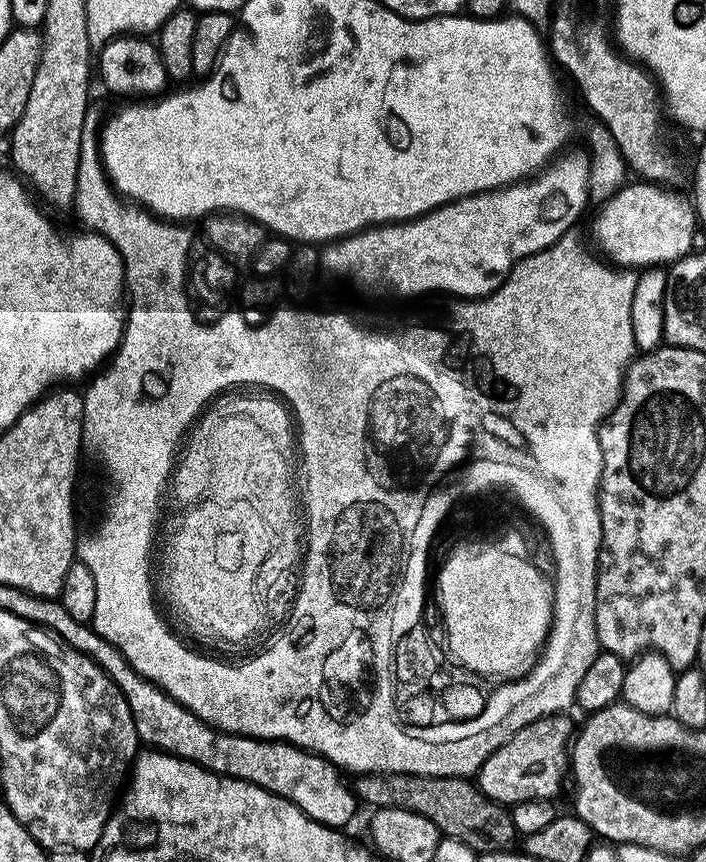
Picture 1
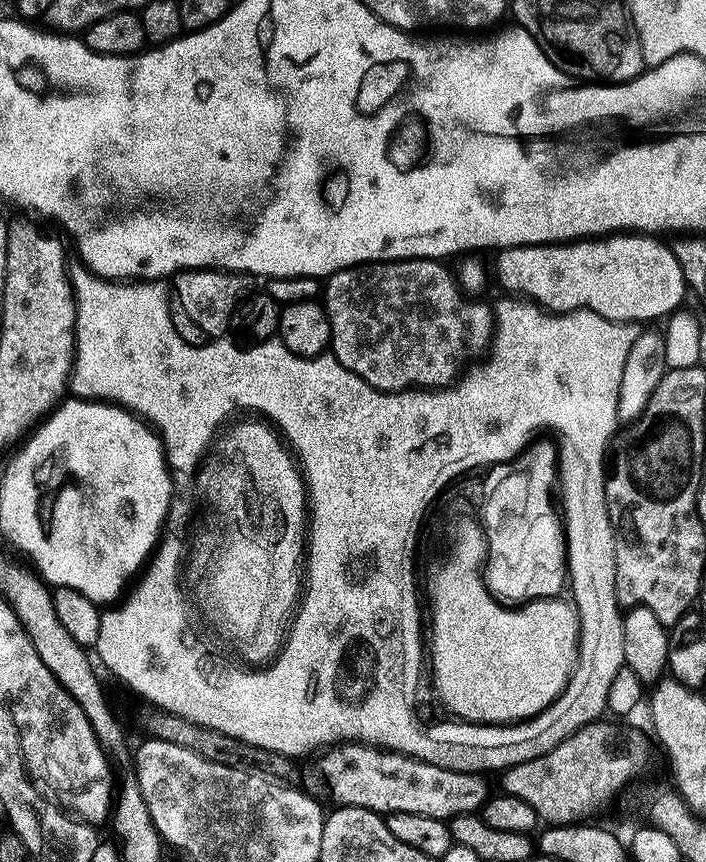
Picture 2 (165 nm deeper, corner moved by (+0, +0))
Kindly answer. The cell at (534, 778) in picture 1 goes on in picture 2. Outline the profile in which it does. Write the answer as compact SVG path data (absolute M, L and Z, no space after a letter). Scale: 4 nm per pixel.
M337 744L327 749L320 758L320 776L332 795L333 805L341 808L370 810L385 818L394 814L418 814L421 818L450 822L455 816L477 815L490 799L488 784L484 781L487 779L483 775L442 770L442 766L427 764L413 756L403 756L400 752L373 748L371 744Z

